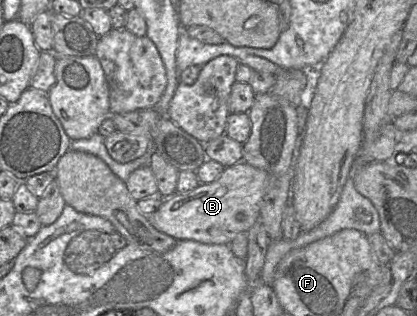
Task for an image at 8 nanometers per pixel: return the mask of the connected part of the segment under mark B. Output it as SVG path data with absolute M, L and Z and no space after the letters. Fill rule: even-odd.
M244 161L225 167L211 182L200 183L186 193L164 198L161 206L147 216L158 231L176 240L194 240L205 244L229 244L239 233L247 232L259 219L267 185L267 173Z

